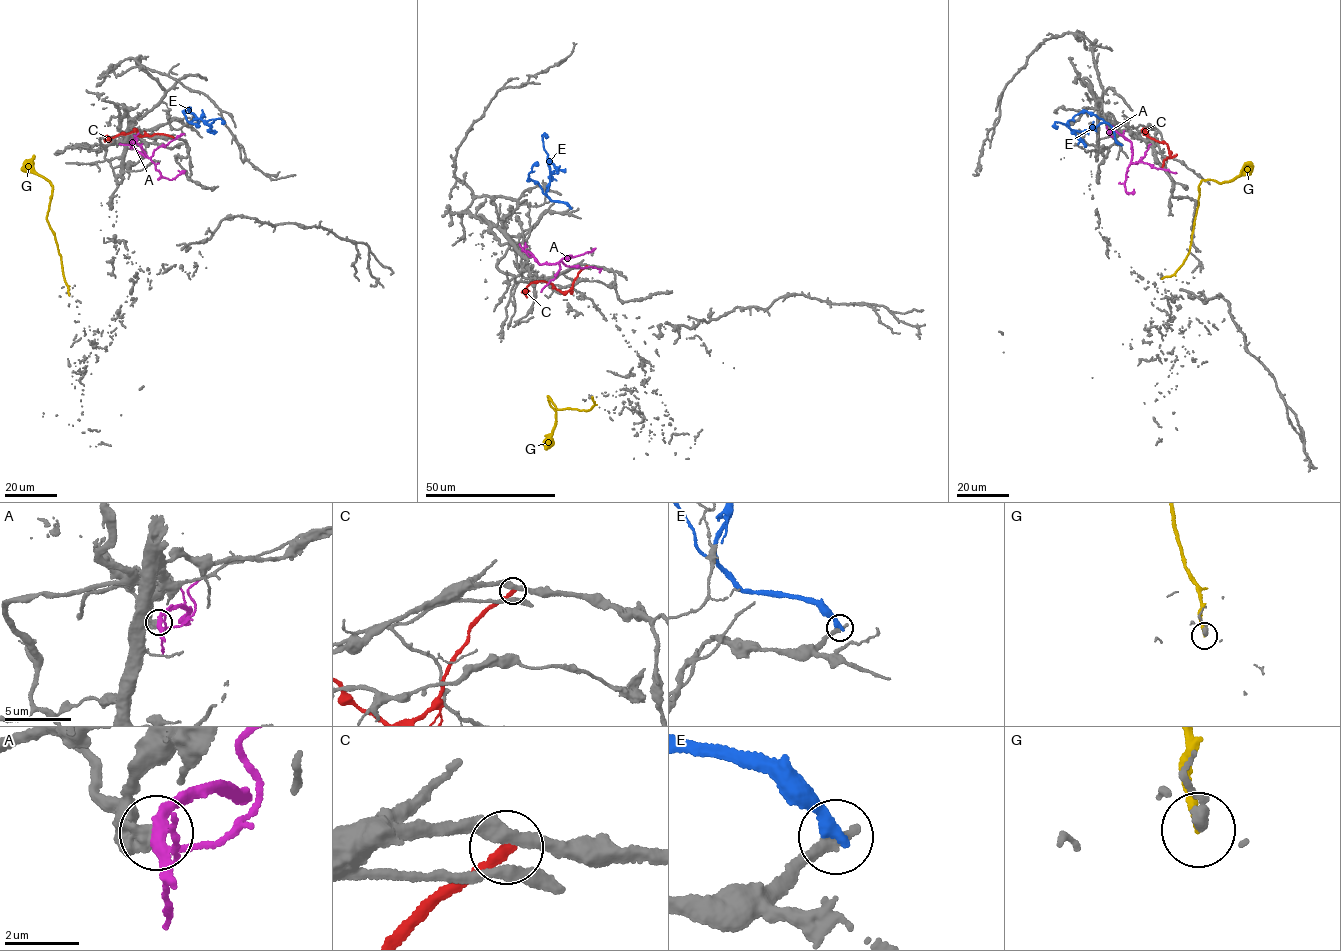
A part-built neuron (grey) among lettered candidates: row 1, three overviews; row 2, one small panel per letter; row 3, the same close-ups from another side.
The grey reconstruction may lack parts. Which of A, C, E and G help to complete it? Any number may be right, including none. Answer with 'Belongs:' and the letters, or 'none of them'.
Belongs: none of them

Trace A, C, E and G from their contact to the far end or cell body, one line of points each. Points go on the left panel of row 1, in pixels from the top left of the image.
A: (129, 142), (134, 139), (150, 158), (158, 147), (179, 135)
C: (173, 137), (155, 133), (141, 136), (136, 129), (105, 141)
E: (198, 122), (189, 111), (206, 124), (221, 118), (224, 123)
G: (69, 295), (60, 254), (46, 218), (53, 186), (35, 171), (31, 162), (34, 155)

